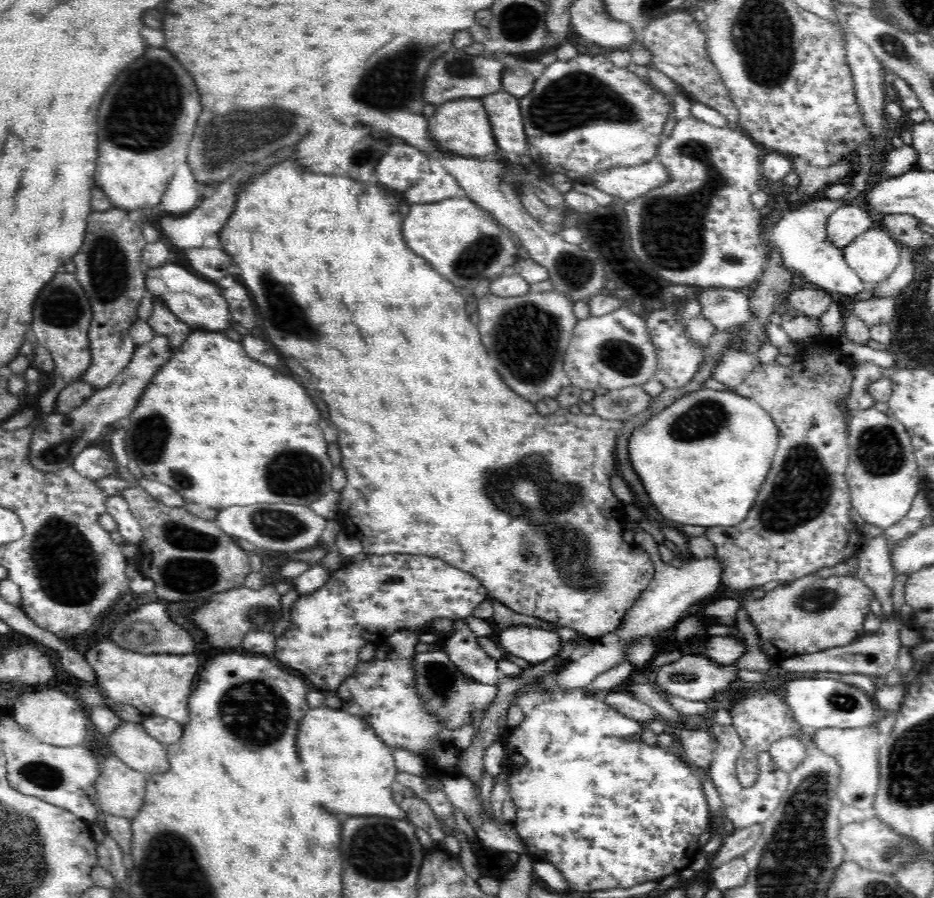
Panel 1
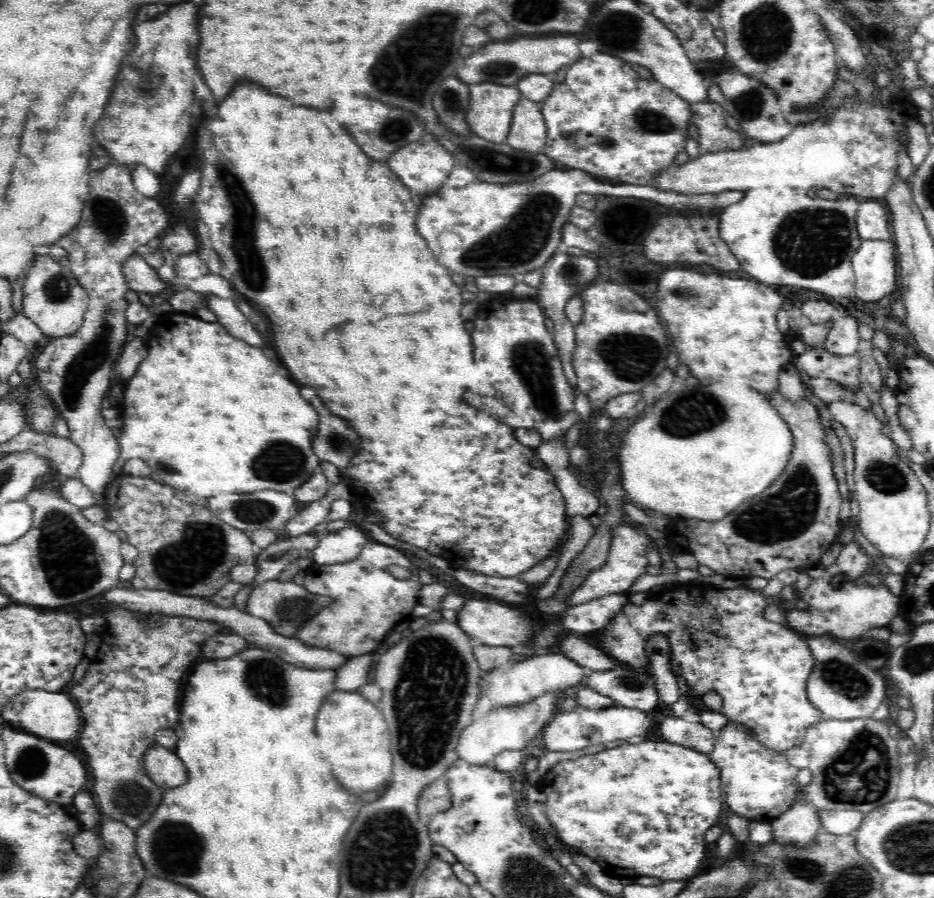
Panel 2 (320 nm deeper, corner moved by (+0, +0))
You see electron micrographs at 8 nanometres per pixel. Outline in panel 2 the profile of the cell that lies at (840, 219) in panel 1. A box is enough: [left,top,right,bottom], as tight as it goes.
[855,202,891,240]

